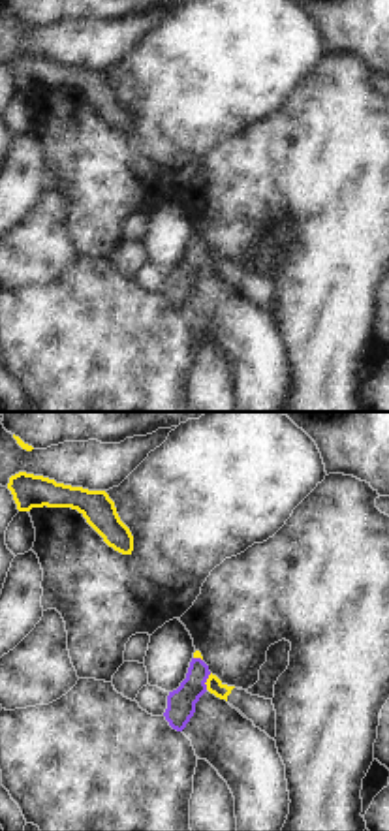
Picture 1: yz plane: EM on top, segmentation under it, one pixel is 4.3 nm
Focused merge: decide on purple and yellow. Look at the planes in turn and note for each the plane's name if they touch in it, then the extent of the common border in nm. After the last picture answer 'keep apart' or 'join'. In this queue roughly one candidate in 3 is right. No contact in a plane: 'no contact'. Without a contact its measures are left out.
yz | 80 nm

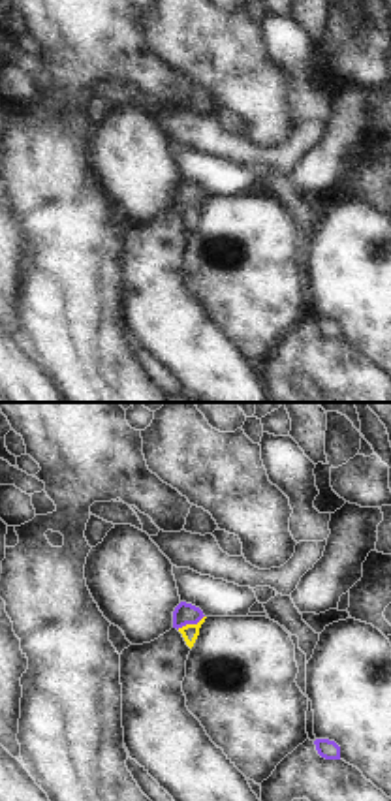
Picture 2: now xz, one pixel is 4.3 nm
xz | 130 nm

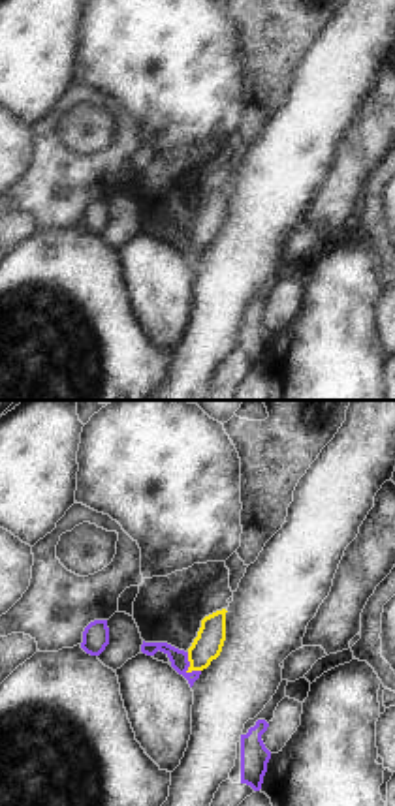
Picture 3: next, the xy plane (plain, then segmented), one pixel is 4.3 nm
xy | 110 nm

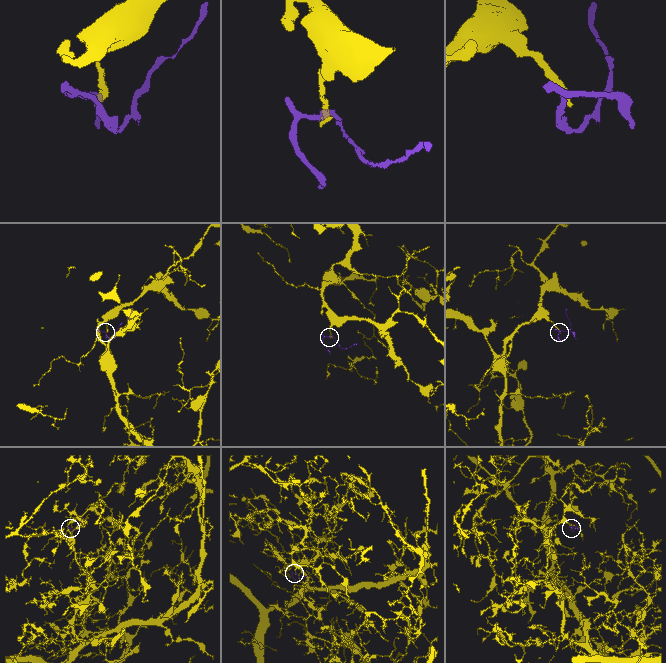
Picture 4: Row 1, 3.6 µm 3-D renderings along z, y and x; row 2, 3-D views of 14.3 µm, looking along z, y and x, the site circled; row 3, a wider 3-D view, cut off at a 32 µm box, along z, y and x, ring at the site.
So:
keep apart

